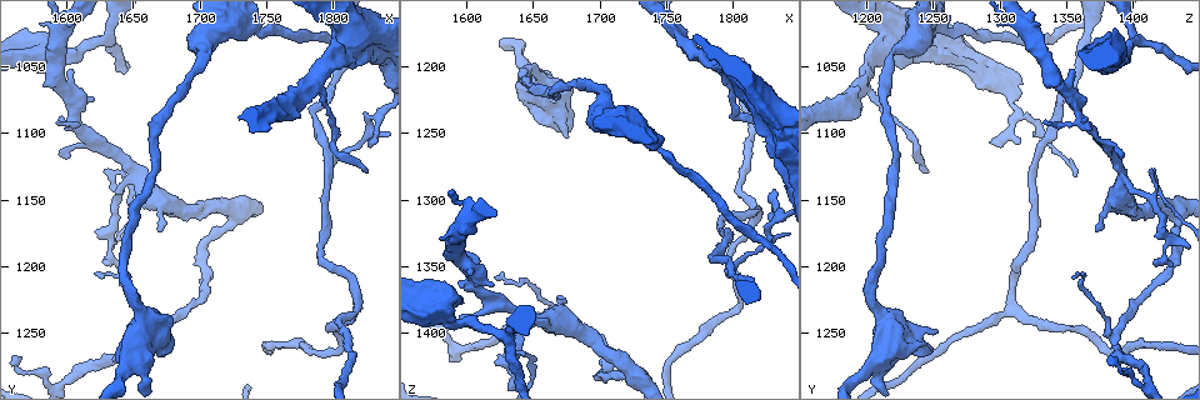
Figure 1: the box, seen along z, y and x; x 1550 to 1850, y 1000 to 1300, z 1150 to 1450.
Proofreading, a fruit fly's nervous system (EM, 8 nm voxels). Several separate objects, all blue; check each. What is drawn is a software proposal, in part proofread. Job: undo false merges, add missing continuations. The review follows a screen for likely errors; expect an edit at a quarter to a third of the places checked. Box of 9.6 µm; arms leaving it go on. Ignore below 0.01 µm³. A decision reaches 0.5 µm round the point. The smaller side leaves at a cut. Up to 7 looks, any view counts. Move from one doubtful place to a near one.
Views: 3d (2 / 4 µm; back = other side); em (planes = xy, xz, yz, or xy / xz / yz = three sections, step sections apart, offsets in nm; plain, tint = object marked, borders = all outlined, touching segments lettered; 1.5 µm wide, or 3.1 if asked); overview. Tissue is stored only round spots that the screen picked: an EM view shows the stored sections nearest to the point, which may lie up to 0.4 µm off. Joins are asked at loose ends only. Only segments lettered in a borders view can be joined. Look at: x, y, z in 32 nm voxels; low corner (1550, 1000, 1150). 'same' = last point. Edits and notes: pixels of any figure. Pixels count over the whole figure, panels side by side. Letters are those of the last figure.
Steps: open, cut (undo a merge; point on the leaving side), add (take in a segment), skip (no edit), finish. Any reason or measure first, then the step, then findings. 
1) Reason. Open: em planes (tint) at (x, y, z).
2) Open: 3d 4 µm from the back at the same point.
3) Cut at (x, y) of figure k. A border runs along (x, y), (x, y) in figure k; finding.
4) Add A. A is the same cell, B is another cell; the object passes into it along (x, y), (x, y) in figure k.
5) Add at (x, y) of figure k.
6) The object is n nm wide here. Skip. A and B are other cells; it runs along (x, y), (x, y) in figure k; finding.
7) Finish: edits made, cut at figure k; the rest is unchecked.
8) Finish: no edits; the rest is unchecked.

Calibre changes. Open: em planes (tint) at (1736, 1018, 1256).

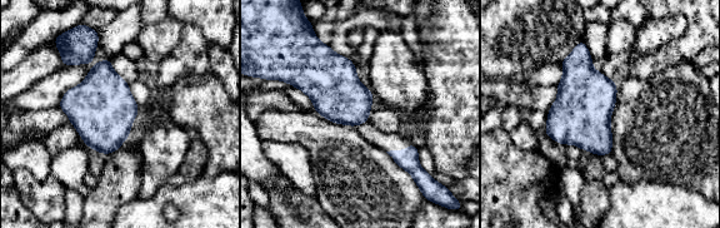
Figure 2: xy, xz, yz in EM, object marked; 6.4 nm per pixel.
See the neighbours. Open: em planes (borders) at the same point.

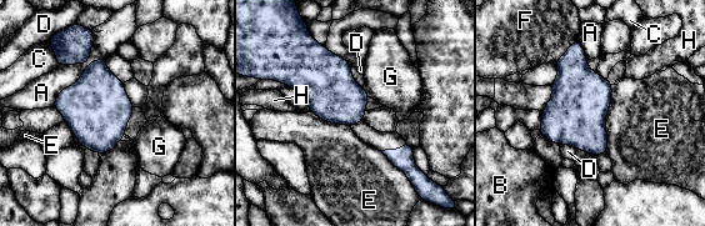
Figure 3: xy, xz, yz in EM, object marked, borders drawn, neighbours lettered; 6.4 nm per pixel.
Skip. A, B, C, D, E, F, G and H are other cells; a border runs along (53, 106), (61, 114), (64, 120) in figure 3; continuous, no second neuron.

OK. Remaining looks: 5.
Open: 3d 2 µm at (1784, 1082, 1344).

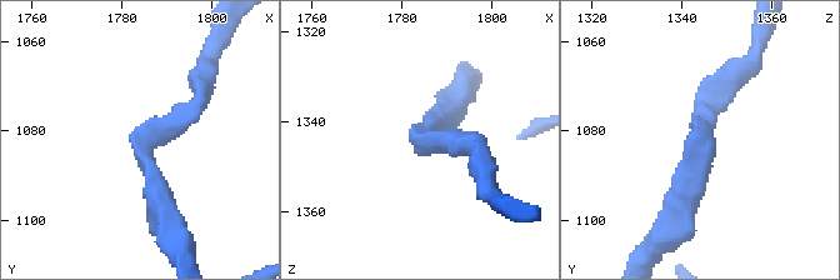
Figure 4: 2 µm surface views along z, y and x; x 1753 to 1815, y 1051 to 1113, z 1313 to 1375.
The arms are 170, 220 nm wide; now the EM. Open: em planes (borders) at (1784, 1081, 1344).

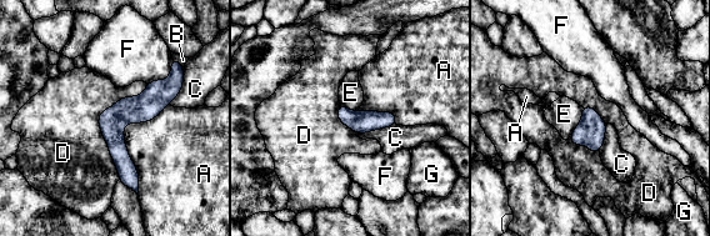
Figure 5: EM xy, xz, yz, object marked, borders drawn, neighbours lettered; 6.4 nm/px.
The object is 140 nm wide here. Skip. A, B, C, D, E, F and G are other cells; it runs along (174, 79), (118, 125), (135, 187) in figure 5; one neuron here.

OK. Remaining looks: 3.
Free end. Open: em xy step 4 (borders) at (1774, 1088, 1186).

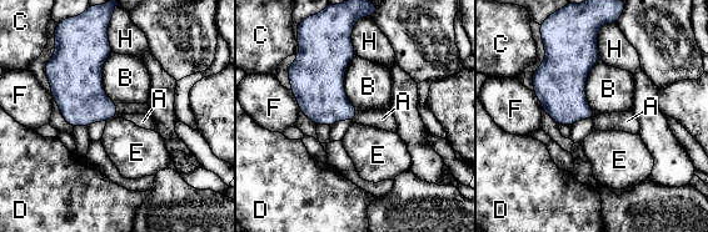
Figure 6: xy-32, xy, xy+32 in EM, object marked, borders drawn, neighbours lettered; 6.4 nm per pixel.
Cut it another way. Open: em planes (borders) at the same point.

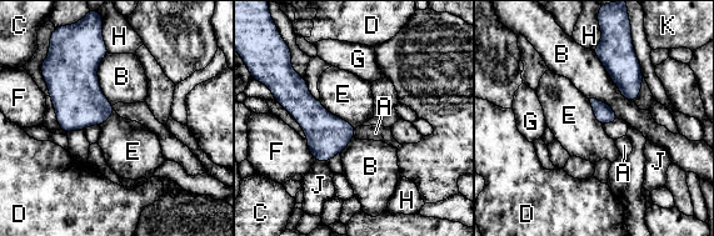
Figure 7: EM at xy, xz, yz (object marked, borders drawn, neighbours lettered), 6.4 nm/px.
Skip. A, B, C, D, E, F, G, H, J and K are other cells; a border runs along (319, 101), (331, 114), (355, 127) in figure 7; none of them fits.

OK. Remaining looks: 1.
Finish: no edits; the rest is unchecked.

